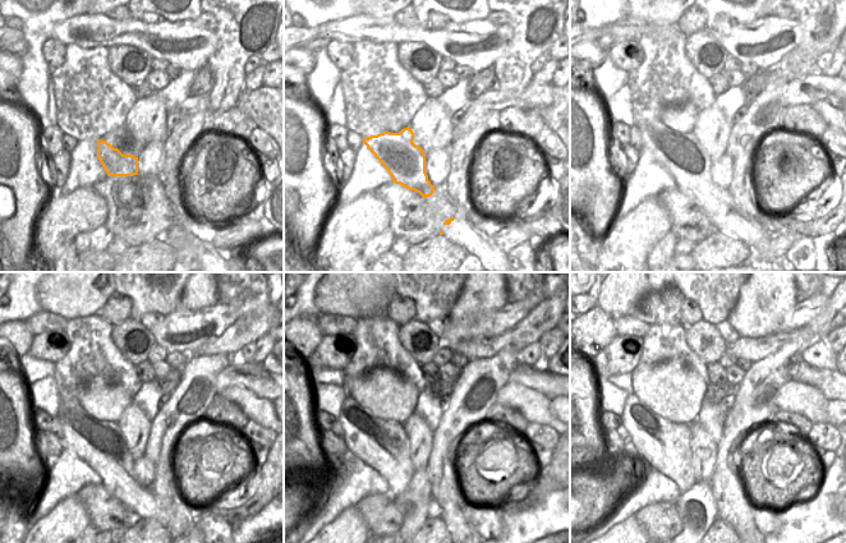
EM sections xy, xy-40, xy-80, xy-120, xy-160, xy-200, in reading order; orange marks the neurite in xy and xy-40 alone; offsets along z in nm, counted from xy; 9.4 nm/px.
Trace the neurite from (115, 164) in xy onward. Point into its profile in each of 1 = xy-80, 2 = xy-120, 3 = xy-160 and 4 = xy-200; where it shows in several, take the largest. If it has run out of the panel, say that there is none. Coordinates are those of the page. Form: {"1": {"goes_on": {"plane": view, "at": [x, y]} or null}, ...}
{"1": {"goes_on": {"plane": "xy-80", "at": [680, 153]}}, "2": {"goes_on": {"plane": "xy-120", "at": [100, 443]}}, "3": {"goes_on": {"plane": "xy-160", "at": [382, 445]}}, "4": {"goes_on": {"plane": "xy-200", "at": [666, 445]}}}

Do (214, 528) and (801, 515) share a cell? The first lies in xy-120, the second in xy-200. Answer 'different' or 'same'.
different

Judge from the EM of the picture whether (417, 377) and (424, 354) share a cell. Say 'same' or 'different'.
different

